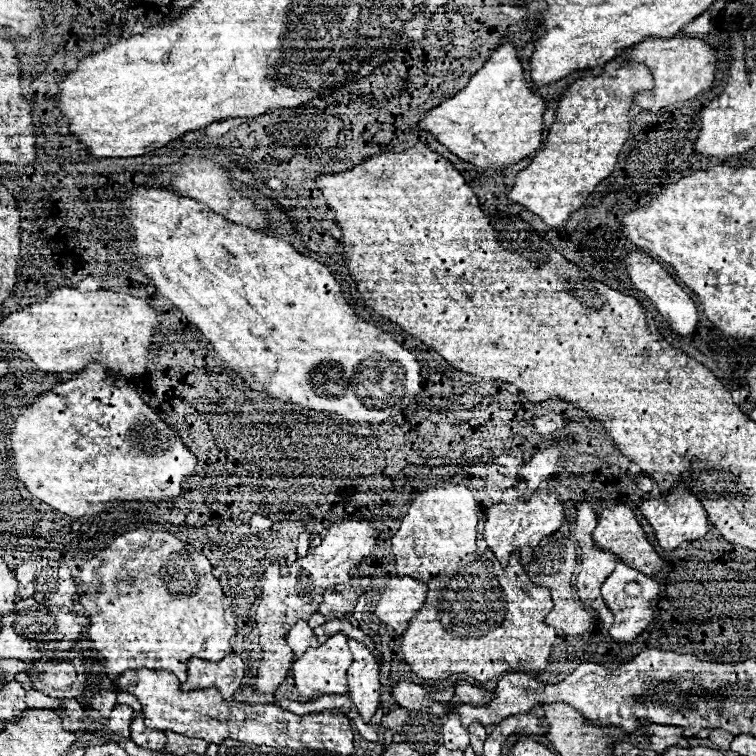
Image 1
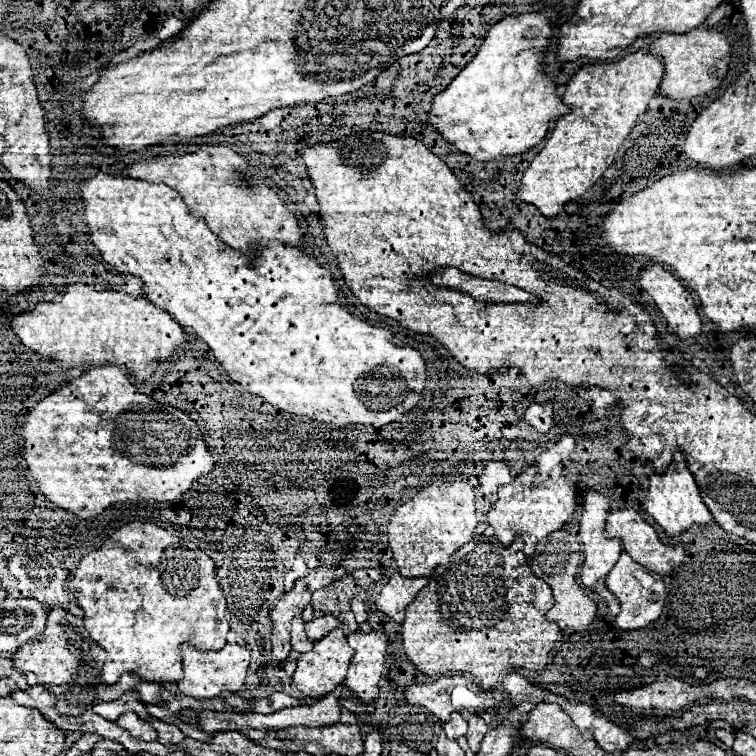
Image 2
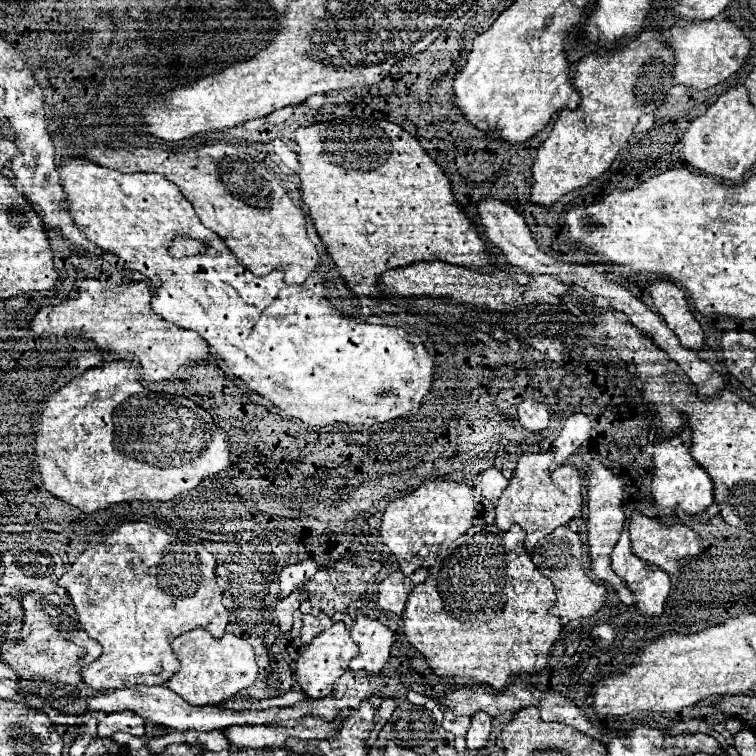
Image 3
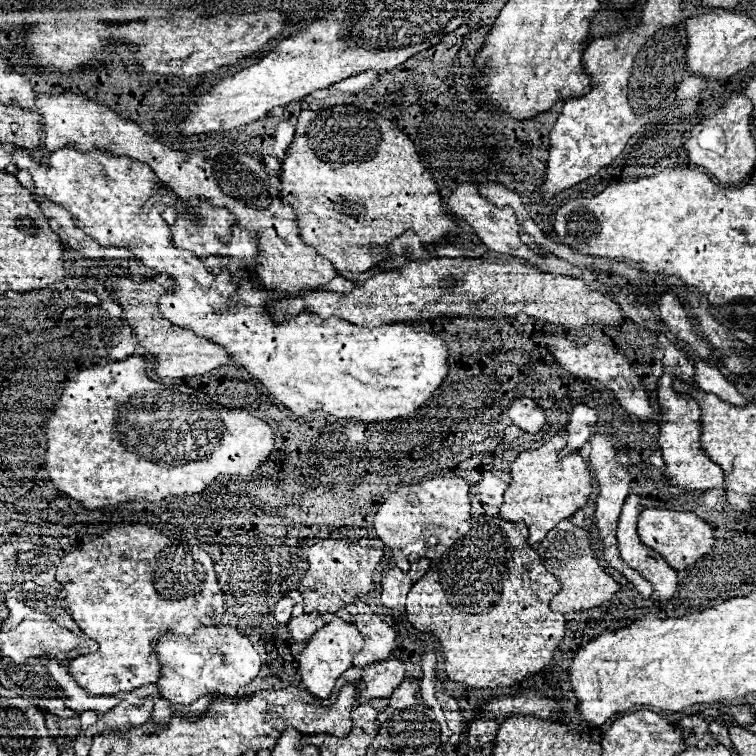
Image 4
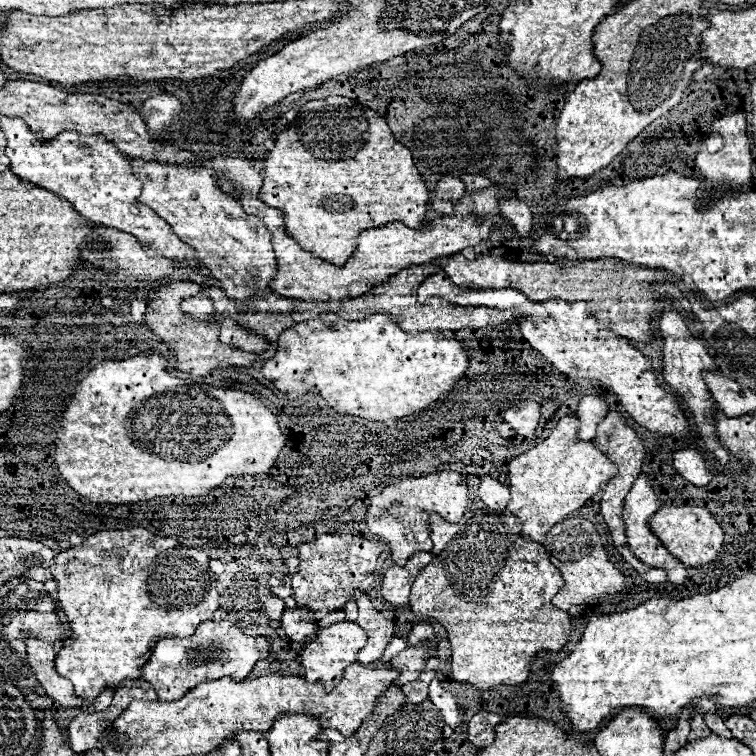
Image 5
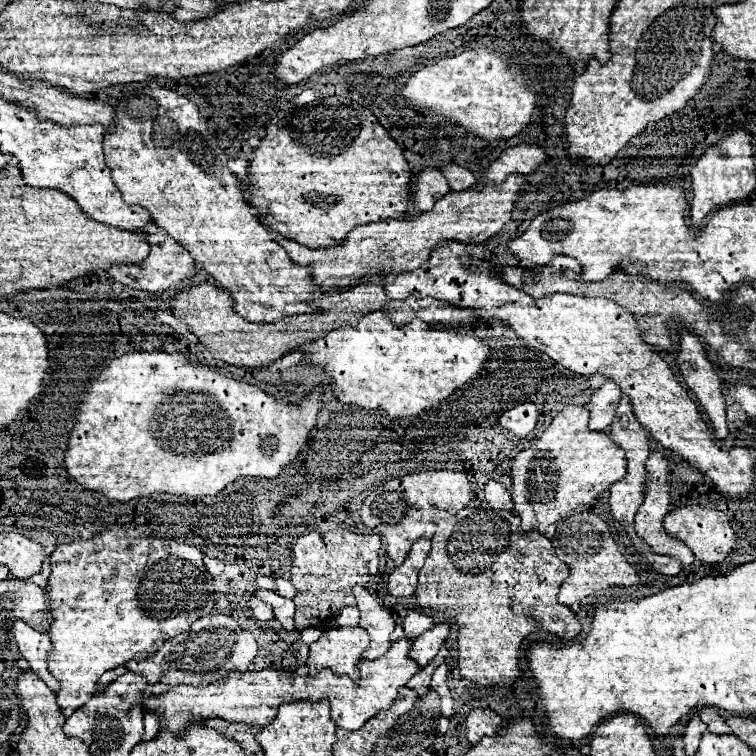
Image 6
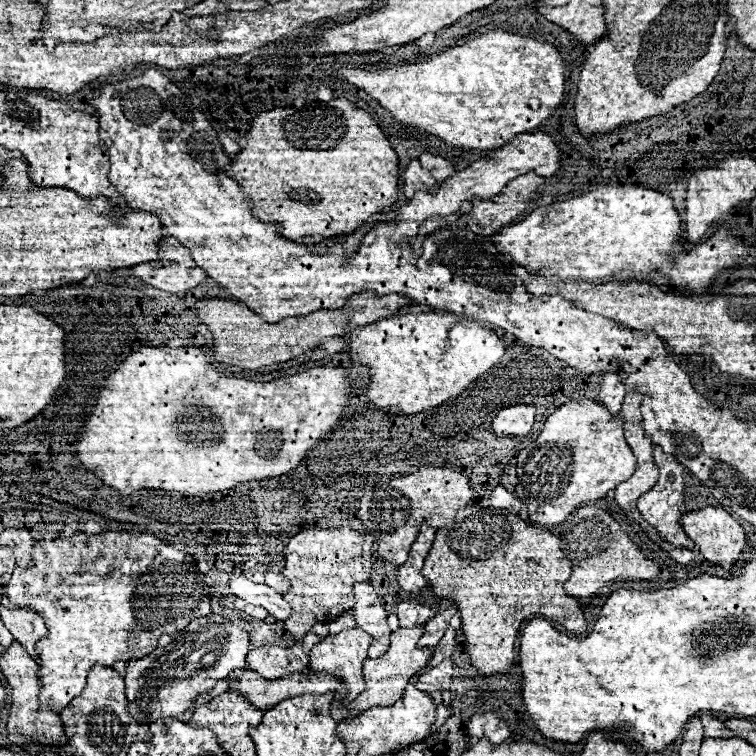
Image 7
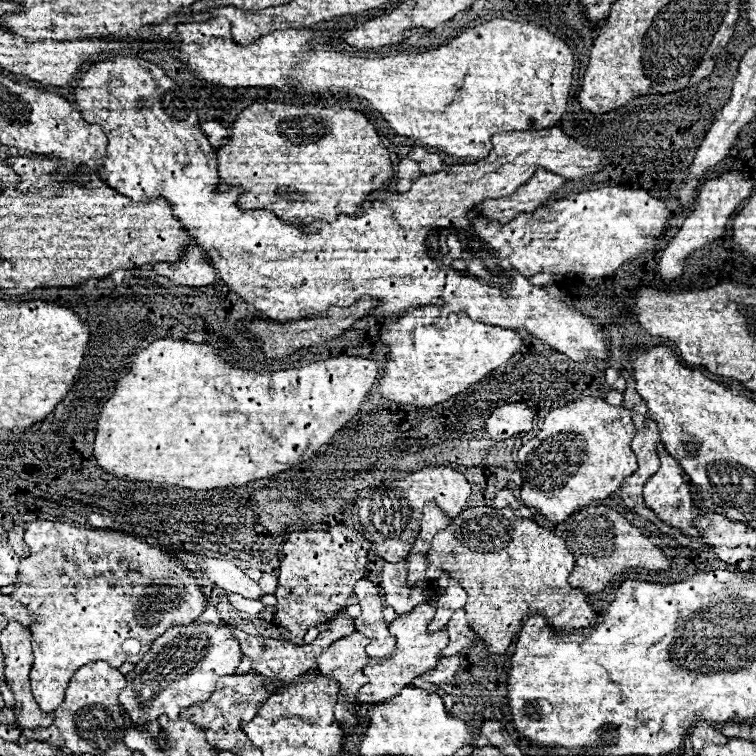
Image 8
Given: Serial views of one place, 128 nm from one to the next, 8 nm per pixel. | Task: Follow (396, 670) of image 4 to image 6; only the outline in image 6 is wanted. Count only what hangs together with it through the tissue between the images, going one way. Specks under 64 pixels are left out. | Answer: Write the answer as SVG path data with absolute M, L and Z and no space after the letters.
M442 622L442 624L434 624L430 630L426 630L424 634L420 634L410 650L410 658L418 662L420 668L424 668L440 650L440 646L444 644L444 640L450 634L450 624Z

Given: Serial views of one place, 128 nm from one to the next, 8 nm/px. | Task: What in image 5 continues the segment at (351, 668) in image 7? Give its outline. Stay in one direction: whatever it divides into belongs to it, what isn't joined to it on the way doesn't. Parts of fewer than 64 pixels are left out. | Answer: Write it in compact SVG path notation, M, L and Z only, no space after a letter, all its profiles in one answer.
M336 622L330 628L318 630L316 640L310 642L300 656L302 658L304 680L322 682L326 690L332 690L336 686L336 682L340 682L340 676L344 676L346 666L356 662L356 654L362 650L364 642L366 642L366 634L354 622Z

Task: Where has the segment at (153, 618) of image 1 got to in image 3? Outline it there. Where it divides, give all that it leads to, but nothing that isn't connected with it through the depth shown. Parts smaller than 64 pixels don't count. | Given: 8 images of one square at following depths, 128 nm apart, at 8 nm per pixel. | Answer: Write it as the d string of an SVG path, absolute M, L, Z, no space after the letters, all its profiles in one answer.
M126 522L118 526L118 530L114 530L102 544L82 552L70 570L58 578L58 584L66 588L78 610L82 630L104 646L102 656L86 664L82 670L84 682L88 686L94 690L120 690L120 686L138 684L160 686L180 668L170 650L168 636L180 636L200 626L210 630L216 638L226 632L226 626L232 620L232 598L226 598L216 580L212 580L212 556L206 550L200 550L200 572L180 570L184 568L184 560L190 564L190 552L192 548L186 542L180 542L178 538L148 522Z

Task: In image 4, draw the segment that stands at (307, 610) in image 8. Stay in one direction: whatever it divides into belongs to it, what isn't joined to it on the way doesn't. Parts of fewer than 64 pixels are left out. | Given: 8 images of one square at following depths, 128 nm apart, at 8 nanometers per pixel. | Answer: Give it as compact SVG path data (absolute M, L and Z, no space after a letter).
M324 538L316 546L308 548L308 570L298 578L298 584L294 590L298 590L304 598L304 608L308 612L320 612L320 614L334 614L338 608L344 608L348 604L356 604L362 600L364 592L368 596L368 587L371 586L372 574L384 552L382 548L368 548L368 546L356 546L348 540L338 538Z

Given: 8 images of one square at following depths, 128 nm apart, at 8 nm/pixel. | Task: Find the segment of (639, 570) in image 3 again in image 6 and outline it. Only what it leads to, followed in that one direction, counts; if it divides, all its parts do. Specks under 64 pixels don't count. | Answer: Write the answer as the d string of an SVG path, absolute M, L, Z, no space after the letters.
M652 452L648 462L646 462L646 470L648 470L648 486L646 486L646 498L644 498L644 504L638 508L636 512L636 520L634 520L634 528L638 532L638 536L642 536L652 548L654 552L660 552L660 554L670 554L670 556L676 556L682 566L688 566L692 562L696 562L696 558L692 556L690 548L678 540L678 538L670 538L662 526L664 522L664 516L674 508L672 506L672 496L670 496L670 486L668 486L668 474L670 474L670 462L668 458L664 458L662 452Z

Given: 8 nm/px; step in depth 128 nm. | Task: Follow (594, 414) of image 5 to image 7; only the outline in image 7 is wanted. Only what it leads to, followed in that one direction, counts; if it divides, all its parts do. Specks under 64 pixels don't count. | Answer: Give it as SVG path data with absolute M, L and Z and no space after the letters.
M606 372L602 380L602 392L598 396L598 402L604 404L612 414L620 412L624 394L626 394L626 384L624 384L626 374L624 372Z

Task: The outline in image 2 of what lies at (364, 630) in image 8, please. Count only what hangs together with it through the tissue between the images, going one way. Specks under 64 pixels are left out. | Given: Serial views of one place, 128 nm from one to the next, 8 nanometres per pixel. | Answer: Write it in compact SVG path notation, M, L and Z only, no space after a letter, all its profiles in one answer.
M352 632L348 644L356 650L348 668L346 686L362 700L372 702L378 696L378 682L386 664L386 632Z

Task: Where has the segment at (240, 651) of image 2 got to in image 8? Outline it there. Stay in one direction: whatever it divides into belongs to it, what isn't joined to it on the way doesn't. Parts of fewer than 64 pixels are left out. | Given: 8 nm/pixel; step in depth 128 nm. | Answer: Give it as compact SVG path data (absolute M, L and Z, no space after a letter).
M202 622L172 626L152 642L152 650L148 650L126 676L128 684L120 692L120 704L126 708L134 724L146 724L162 716L178 718L180 710L210 698L216 680L224 674L234 674L240 658L240 644L232 638L230 628L226 626Z

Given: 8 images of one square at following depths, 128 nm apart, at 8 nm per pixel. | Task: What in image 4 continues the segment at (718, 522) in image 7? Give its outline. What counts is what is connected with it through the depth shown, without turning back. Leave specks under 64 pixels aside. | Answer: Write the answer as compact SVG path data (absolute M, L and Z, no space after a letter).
M666 508L644 510L638 518L638 534L640 540L652 550L656 550L662 558L666 558L674 570L684 570L690 564L696 564L702 556L706 556L712 550L716 542L712 528L702 518L698 518L692 512L674 512Z

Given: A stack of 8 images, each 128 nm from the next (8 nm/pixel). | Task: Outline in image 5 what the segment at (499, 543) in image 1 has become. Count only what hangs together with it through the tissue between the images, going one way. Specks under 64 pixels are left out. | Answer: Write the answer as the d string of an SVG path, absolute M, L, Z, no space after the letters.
M576 416L562 418L552 434L544 430L542 436L546 440L542 444L534 444L532 450L516 456L508 464L512 496L508 510L522 520L522 534L536 542L542 542L554 524L582 508L604 484L616 476L616 466L594 444L594 440L576 438L578 426L580 420Z

